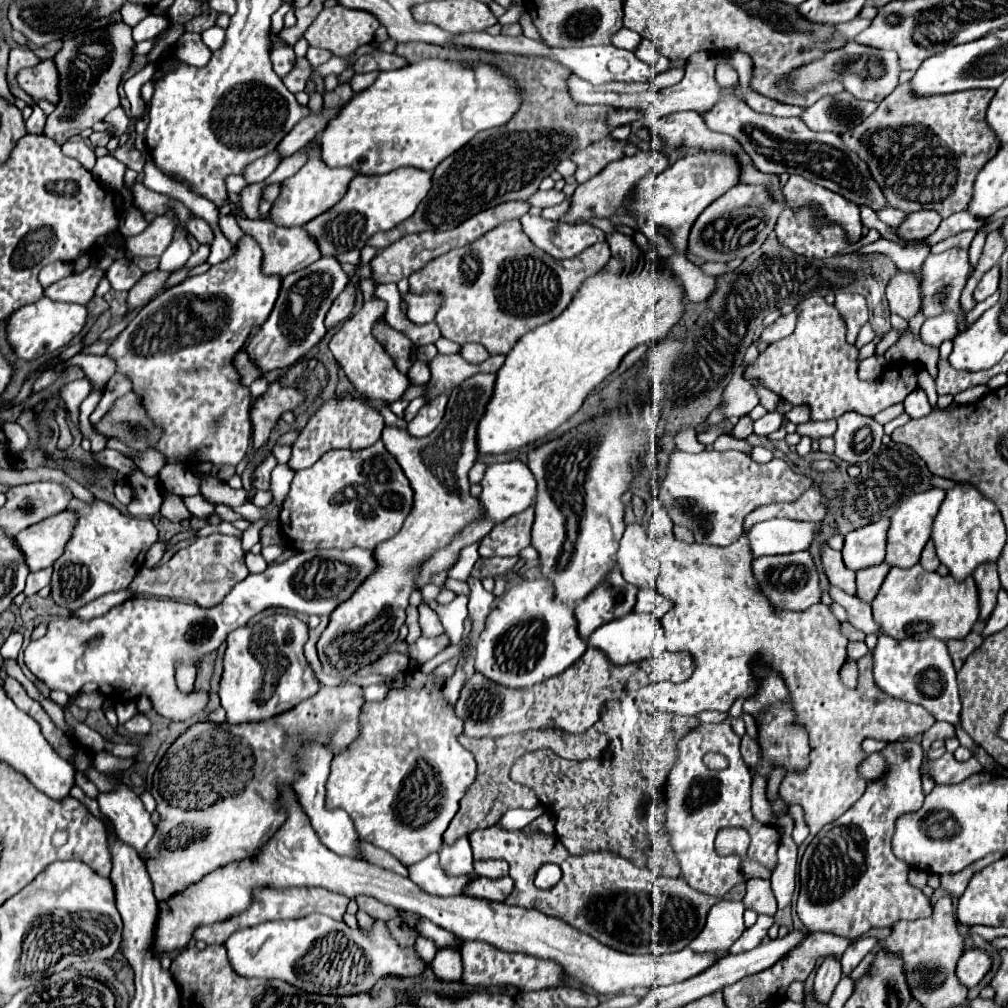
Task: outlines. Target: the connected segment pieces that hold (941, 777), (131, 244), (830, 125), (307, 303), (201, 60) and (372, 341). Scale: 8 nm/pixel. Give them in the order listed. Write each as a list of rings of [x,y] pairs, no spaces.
[[[946,752],[941,758],[924,761],[920,768],[922,775],[930,775],[934,783],[960,783],[980,771],[982,765],[972,757],[964,763],[956,761],[953,754]]]
[[[164,215],[158,216],[140,235],[126,239],[124,245],[132,255],[160,257],[172,243],[178,223],[185,229],[185,223],[178,219],[169,219]]]
[[[848,91],[836,93],[836,95],[824,95],[814,105],[806,107],[806,111],[800,115],[800,119],[812,129],[812,131],[834,131],[844,133],[850,127],[856,127],[866,119],[870,113],[874,113],[878,105],[872,101],[862,101],[852,97]]]
[[[322,257],[316,263],[294,271],[282,279],[280,295],[270,317],[260,325],[260,329],[250,337],[244,347],[250,361],[258,367],[260,377],[270,371],[294,365],[320,343],[320,339],[326,335],[324,317],[332,301],[344,291],[346,283],[348,275],[342,271],[340,263],[334,257]]]
[[[185,32],[178,45],[176,45],[176,55],[188,63],[188,65],[194,65],[194,67],[206,67],[210,57],[212,57],[212,51],[202,43],[200,35],[198,33]]]
[[[372,299],[370,303],[364,303],[362,309],[356,315],[352,315],[348,321],[344,321],[340,325],[340,329],[334,333],[334,337],[330,341],[330,351],[334,353],[336,361],[346,371],[346,375],[354,383],[354,389],[360,395],[366,395],[372,399],[382,399],[386,403],[394,403],[394,401],[402,399],[404,391],[410,387],[410,381],[396,367],[394,359],[386,353],[382,343],[372,333],[372,327],[376,325],[376,321],[384,319],[384,313],[386,313],[386,301],[382,301],[382,299]]]

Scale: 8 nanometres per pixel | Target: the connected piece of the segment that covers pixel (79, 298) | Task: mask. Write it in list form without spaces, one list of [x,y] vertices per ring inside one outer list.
[[[88,267],[82,273],[72,273],[50,287],[44,289],[44,295],[56,301],[68,301],[68,303],[88,303],[94,297],[94,291],[100,283],[102,271]]]

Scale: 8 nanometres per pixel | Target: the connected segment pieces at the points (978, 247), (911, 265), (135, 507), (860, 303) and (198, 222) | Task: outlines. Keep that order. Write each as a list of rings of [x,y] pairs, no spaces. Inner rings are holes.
[[[979,231],[972,243],[971,246],[969,248],[969,261],[971,264],[971,270],[970,273],[976,268],[977,266],[977,262],[981,256],[981,252],[985,243],[985,239],[986,239],[987,233],[985,233],[984,231]]]
[[[878,239],[874,243],[857,250],[858,254],[874,252],[888,255],[888,257],[894,261],[894,265],[896,265],[898,269],[902,269],[902,271],[920,273],[924,259],[926,259],[928,253],[930,253],[930,247],[926,247],[926,245],[920,243],[920,241],[918,241],[918,243],[908,241],[908,245],[902,247],[902,245],[898,245],[898,243],[892,243],[892,241],[886,241],[886,239]]]
[[[140,469],[130,475],[132,489],[136,491],[136,497],[128,505],[128,513],[134,517],[152,517],[160,511],[160,481],[146,477]]]
[[[838,293],[834,305],[844,315],[844,321],[848,325],[848,343],[854,343],[860,327],[868,321],[866,299],[858,293]]]
[[[192,219],[186,223],[188,225],[188,233],[200,243],[200,245],[212,245],[214,241],[214,233],[210,229],[210,225],[204,219]]]

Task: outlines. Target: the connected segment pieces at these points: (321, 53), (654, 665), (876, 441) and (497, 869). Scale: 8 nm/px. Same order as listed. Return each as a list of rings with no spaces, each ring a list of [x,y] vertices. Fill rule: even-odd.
[[[310,47],[307,51],[306,58],[313,67],[317,67],[332,57],[332,54],[324,49]]]
[[[662,653],[664,657],[652,657],[636,663],[636,671],[652,681],[686,681],[692,677],[696,663],[690,653]],[[670,655],[670,659],[666,657]]]
[[[848,413],[838,419],[838,431],[834,433],[836,457],[856,465],[872,459],[882,447],[884,429],[872,417]]]
[[[486,859],[486,861],[474,861],[474,873],[478,877],[506,877],[508,875],[508,863],[502,859]]]

